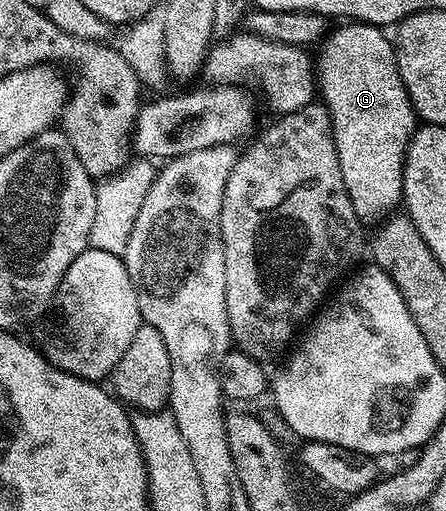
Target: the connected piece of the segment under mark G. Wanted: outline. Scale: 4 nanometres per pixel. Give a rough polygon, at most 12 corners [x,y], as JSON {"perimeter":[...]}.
{"perimeter":[[346,22],[315,55],[362,224],[398,210],[419,126],[397,48]]}

